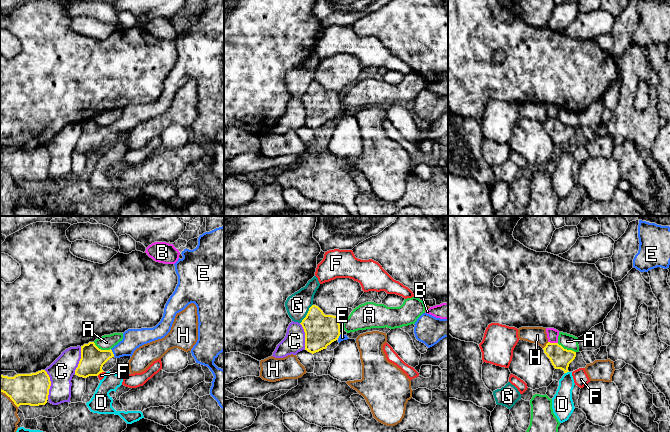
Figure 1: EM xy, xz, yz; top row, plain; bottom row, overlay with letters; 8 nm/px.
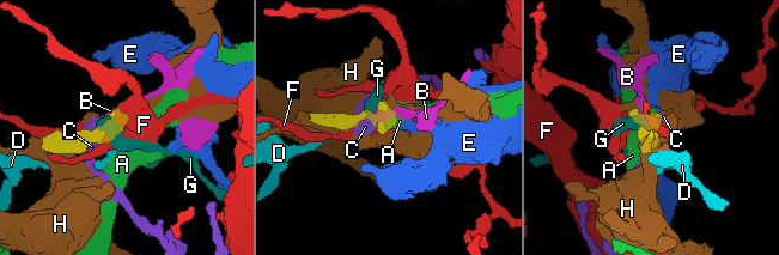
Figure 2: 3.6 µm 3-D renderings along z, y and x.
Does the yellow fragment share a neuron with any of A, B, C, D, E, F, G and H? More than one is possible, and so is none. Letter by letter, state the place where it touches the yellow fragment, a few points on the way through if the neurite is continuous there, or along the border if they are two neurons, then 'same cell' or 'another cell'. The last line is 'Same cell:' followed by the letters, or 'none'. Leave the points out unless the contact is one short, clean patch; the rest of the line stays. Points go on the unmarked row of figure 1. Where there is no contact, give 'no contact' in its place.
A: contact xy (102, 126); border xy (93, 118), (101, 125), (110, 125); another cell
B: contact yz (553, 119); border yz (548, 117), (557, 119); another cell
C: contact xy (50, 161); another cell
D: contact yz (566, 148); border yz (568, 147), (565, 149); another cell
E: contact xy (112, 129); way xy (92, 136), (112, 129), (122, 125), (132, 115); same cell
F: contact xy (100, 148); another cell
G: contact xz (307, 90); border xz (312, 80), (300, 99); another cell
H: contact yz (546, 121); another cell
Same cell: E

